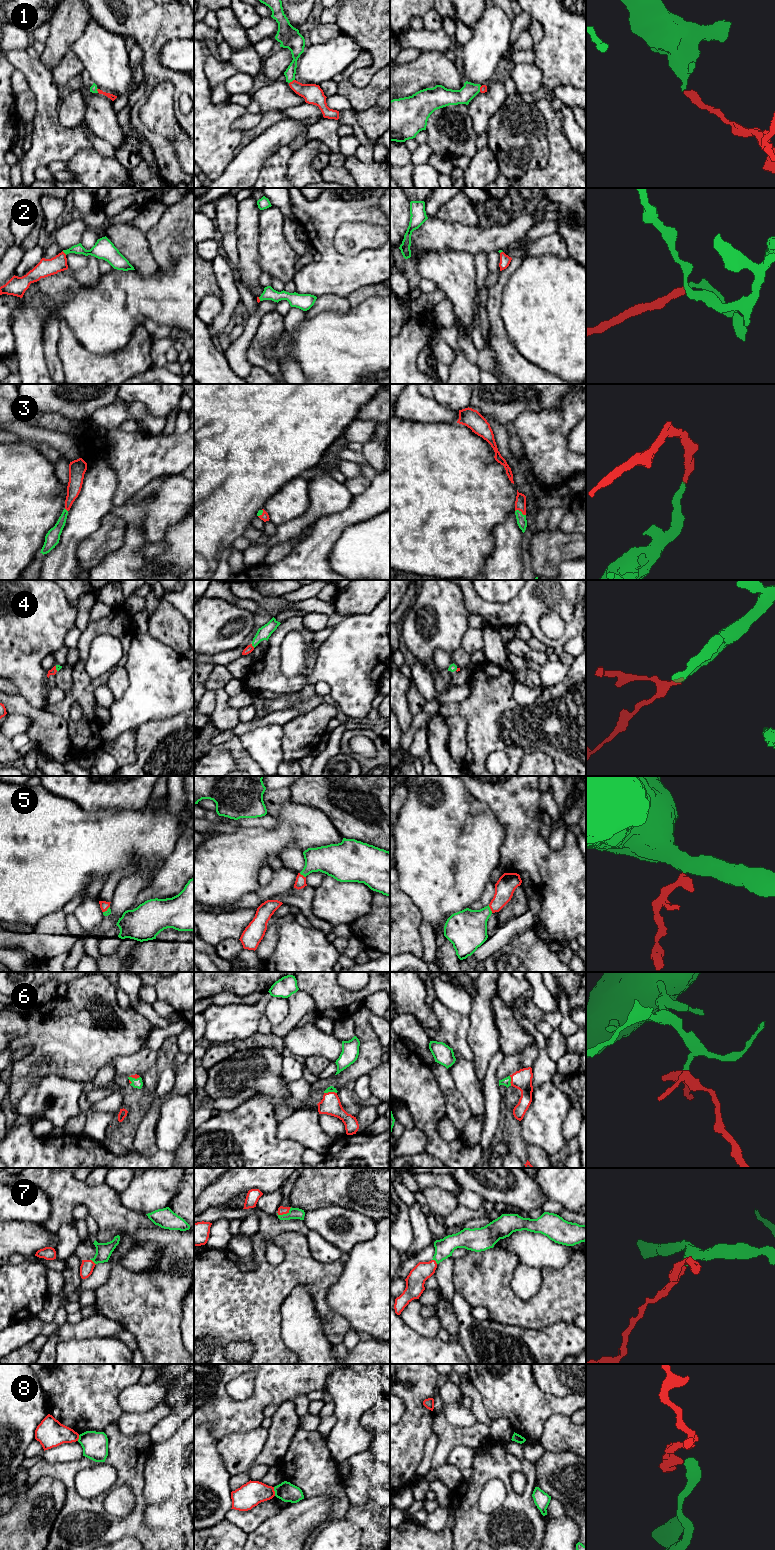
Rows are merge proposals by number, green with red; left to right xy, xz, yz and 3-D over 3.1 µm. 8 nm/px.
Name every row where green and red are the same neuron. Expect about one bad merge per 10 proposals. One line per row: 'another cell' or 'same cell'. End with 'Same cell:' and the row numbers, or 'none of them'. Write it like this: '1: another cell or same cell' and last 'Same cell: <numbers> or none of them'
1: same cell
2: same cell
3: same cell
4: same cell
5: same cell
6: same cell
7: same cell
8: another cell
Same cell: 1, 2, 3, 4, 5, 6, 7

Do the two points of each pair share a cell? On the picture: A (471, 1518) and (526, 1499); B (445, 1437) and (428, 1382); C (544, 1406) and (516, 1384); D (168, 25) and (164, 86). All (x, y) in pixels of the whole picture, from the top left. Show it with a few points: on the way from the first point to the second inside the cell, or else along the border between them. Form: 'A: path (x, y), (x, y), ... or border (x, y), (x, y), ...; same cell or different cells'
A: path (468, 1495), (486, 1474), (499, 1474), (508, 1485); same cell
B: border (431, 1411), (431, 1428), (433, 1433); different cells
C: path (537, 1405), (523, 1391); same cell
D: border (173, 83), (168, 80), (162, 80), (148, 98); different cells

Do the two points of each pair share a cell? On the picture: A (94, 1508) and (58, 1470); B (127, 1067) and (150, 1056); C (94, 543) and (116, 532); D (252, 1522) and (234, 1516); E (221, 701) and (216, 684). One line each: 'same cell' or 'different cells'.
A: same cell
B: same cell
C: same cell
D: same cell
E: different cells

